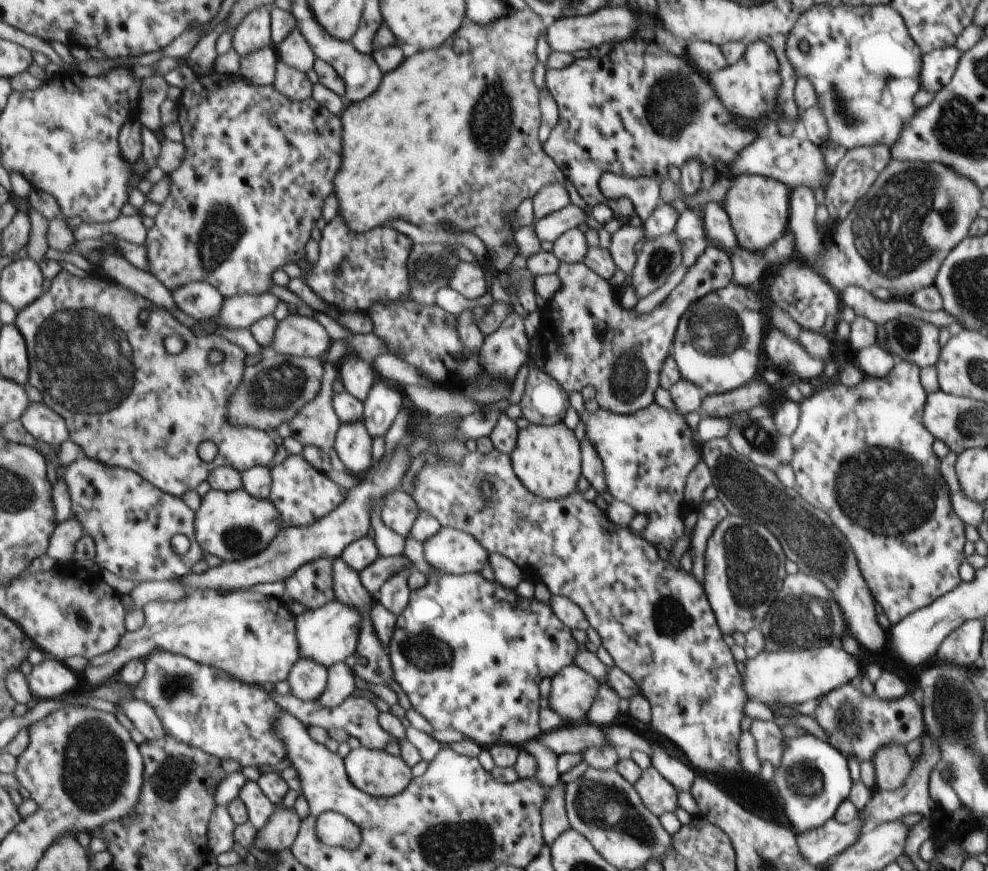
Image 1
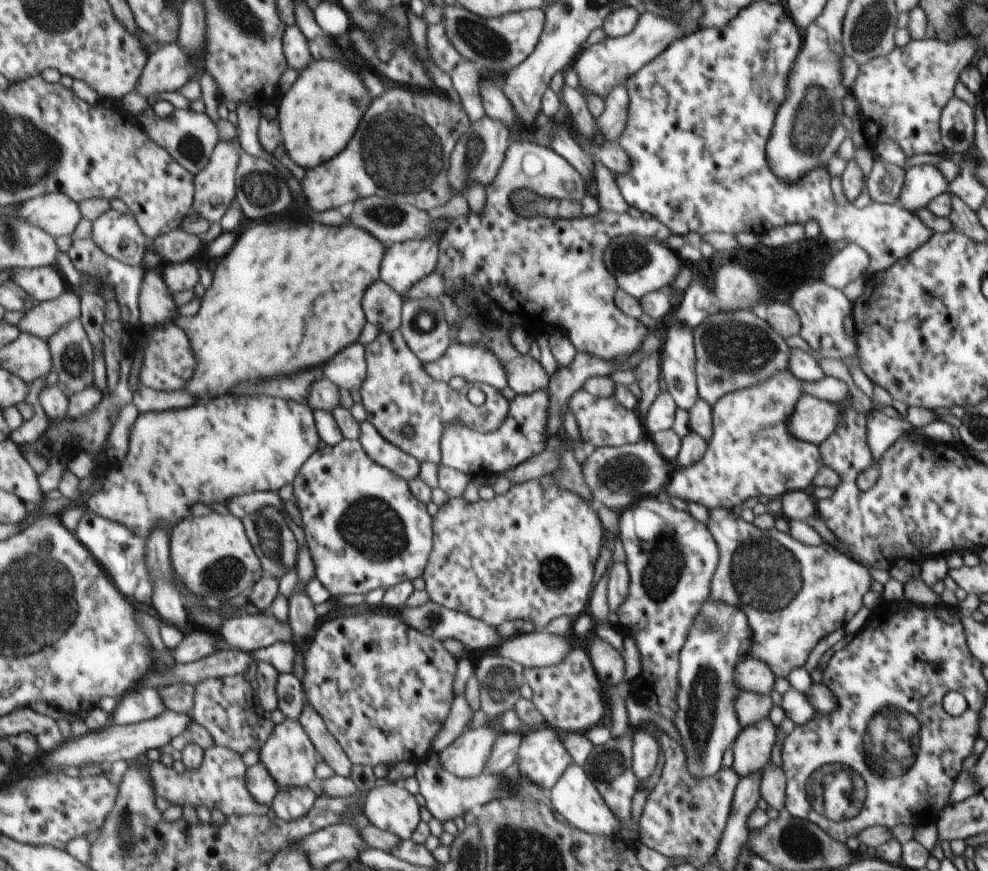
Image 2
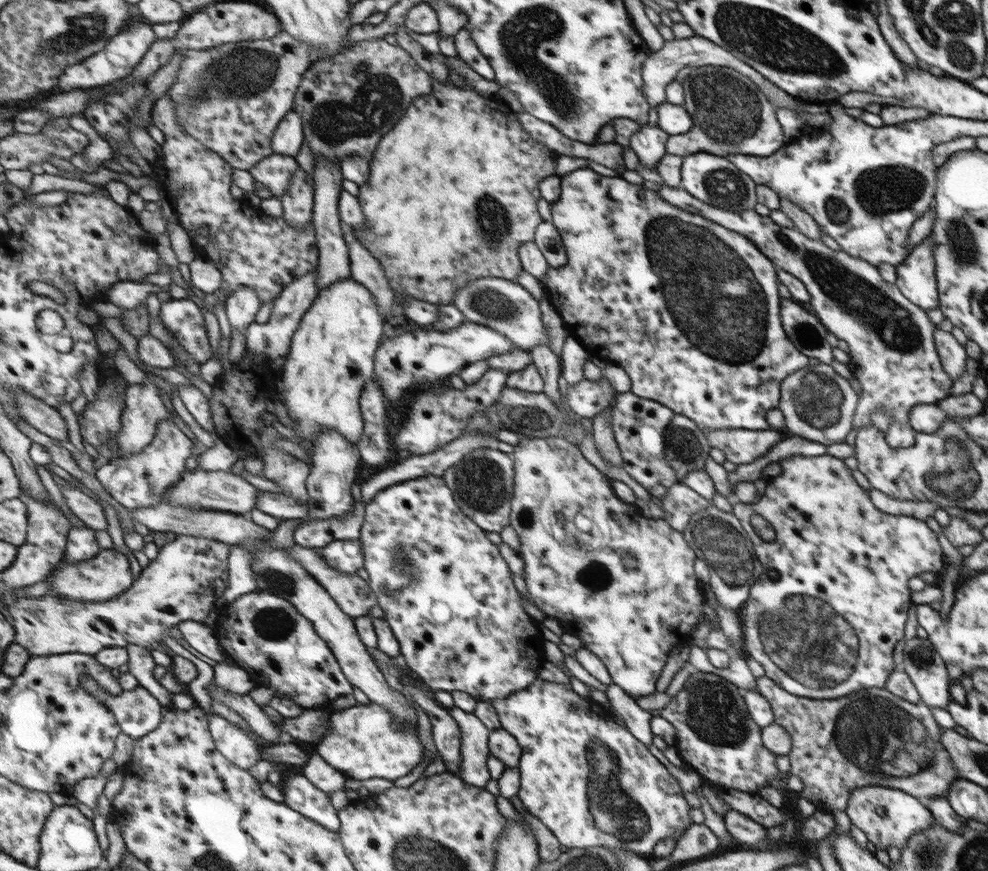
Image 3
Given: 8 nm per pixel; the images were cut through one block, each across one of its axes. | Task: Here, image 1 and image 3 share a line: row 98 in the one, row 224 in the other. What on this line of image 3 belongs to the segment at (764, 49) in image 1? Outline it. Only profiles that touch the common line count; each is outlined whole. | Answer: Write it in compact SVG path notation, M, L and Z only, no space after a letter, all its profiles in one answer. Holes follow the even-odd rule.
M664 185L658 191L660 198L665 200L673 206L681 208L682 210L690 211L692 214L698 214L703 218L714 220L714 222L718 222L718 224L722 224L722 226L726 226L726 228L730 228L730 230L736 230L736 232L740 232L740 234L746 234L748 238L754 238L754 242L758 242L756 246L760 249L762 246L762 252L766 254L770 260L774 261L778 268L782 270L788 271L790 274L797 276L805 286L808 288L810 295L810 306L813 306L815 315L820 319L820 322L832 332L834 336L837 336L839 339L842 339L846 342L846 350L849 353L850 357L850 365L852 368L852 372L854 376L858 379L862 386L862 395L861 400L859 401L859 408L857 409L857 414L855 414L855 427L863 427L871 424L871 414L876 411L884 411L887 415L892 415L891 424L892 423L902 423L908 425L909 424L909 414L912 412L913 406L924 404L937 404L940 400L948 397L950 392L950 388L952 388L953 378L949 375L948 371L945 370L944 364L941 362L940 352L937 351L936 346L936 334L935 329L937 326L930 321L928 315L926 315L926 310L922 307L919 307L917 303L914 303L910 300L910 298L906 298L904 294L902 294L902 290L900 290L895 283L891 283L887 281L886 278L882 276L880 270L877 267L874 267L872 263L866 262L864 259L859 259L854 255L849 255L846 251L841 250L832 250L828 246L824 245L822 241L818 241L816 239L808 238L804 236L798 229L794 228L786 228L782 227L779 224L776 224L770 217L759 216L755 210L743 211L740 213L728 213L720 208L715 206L709 206L702 202L702 200L698 200L692 196L689 192L682 188L677 187L669 187L668 185Z

